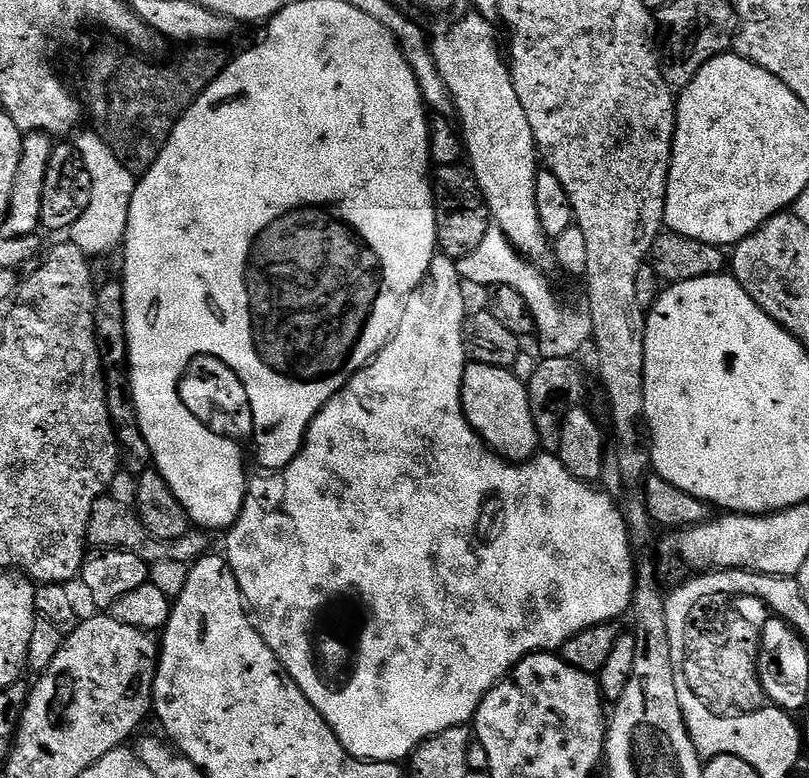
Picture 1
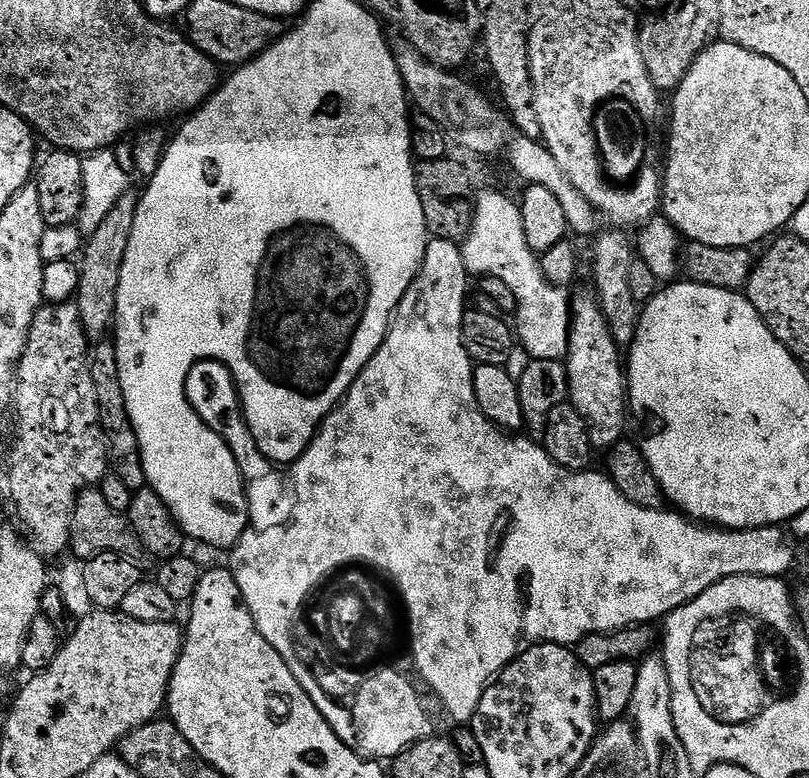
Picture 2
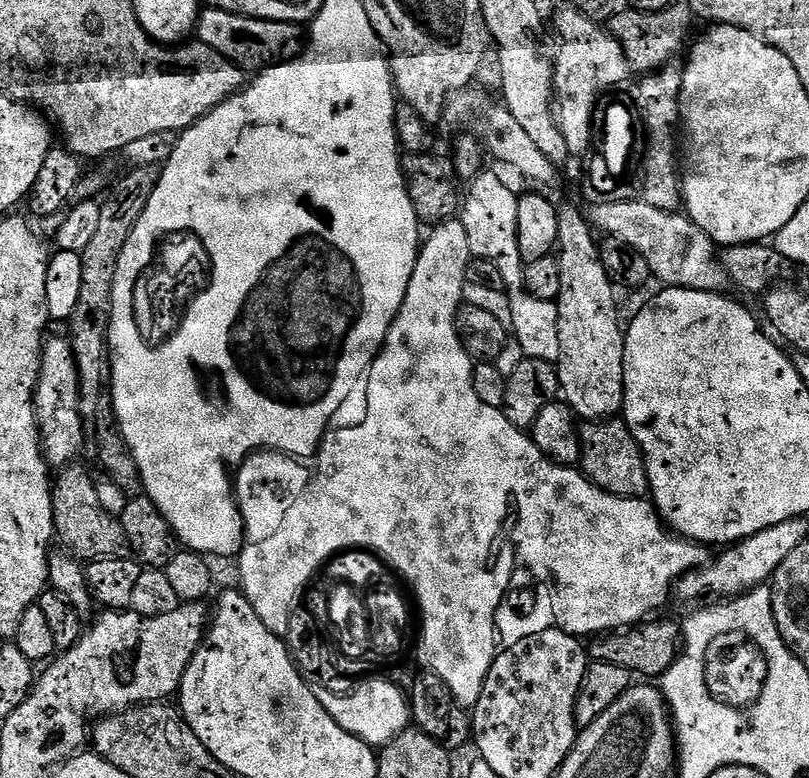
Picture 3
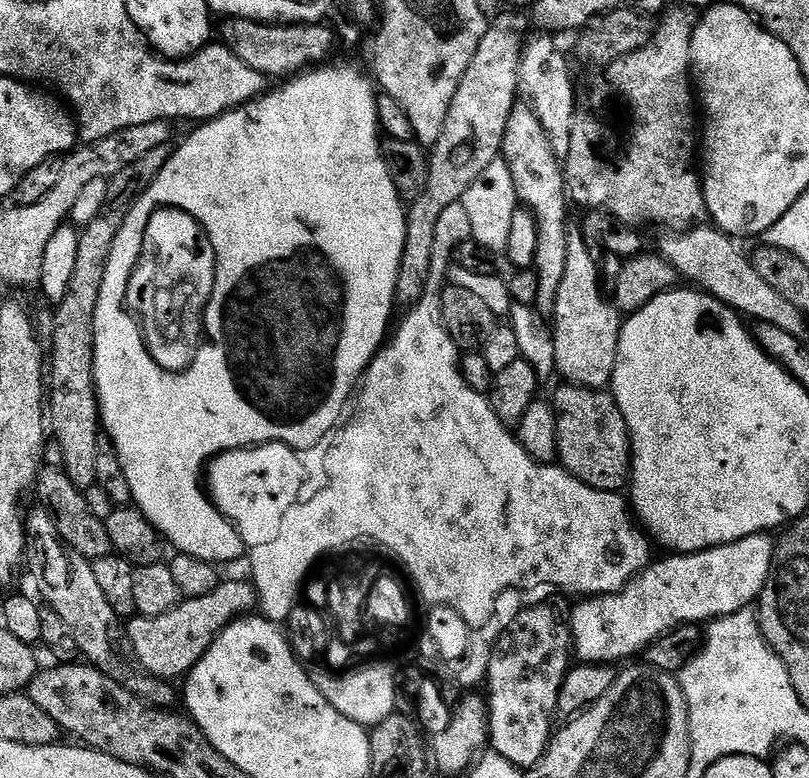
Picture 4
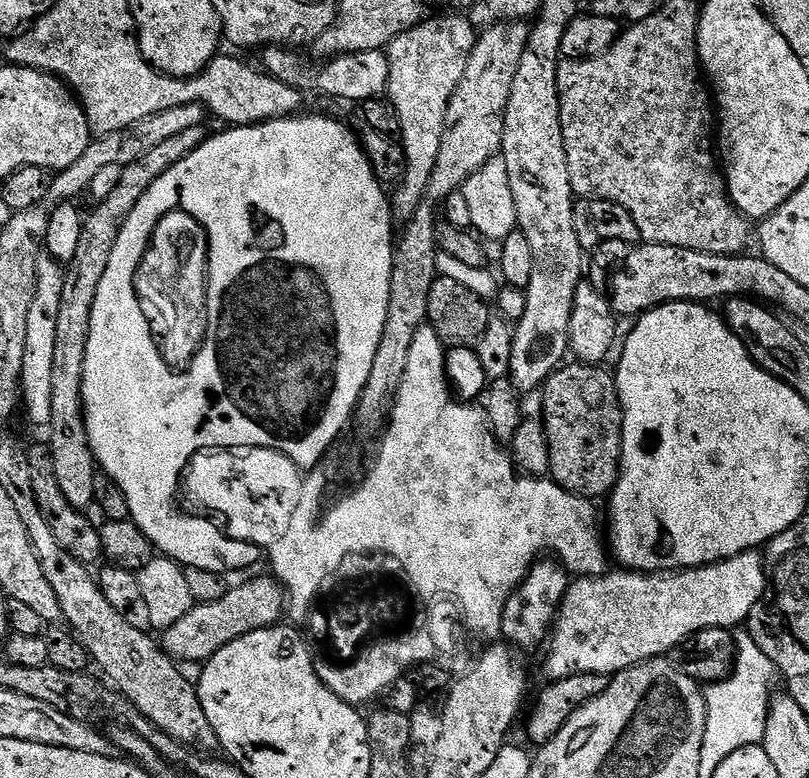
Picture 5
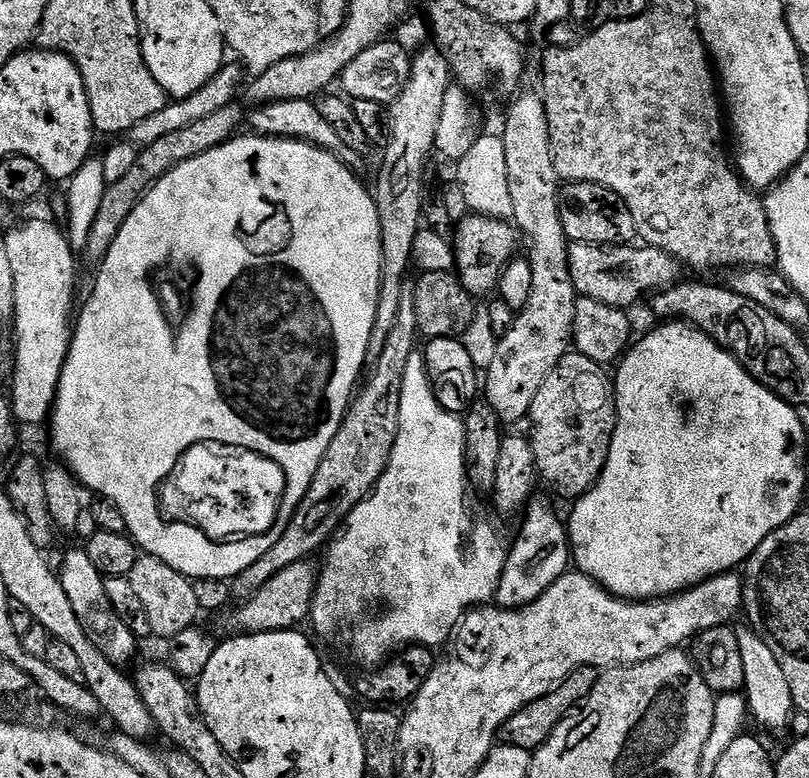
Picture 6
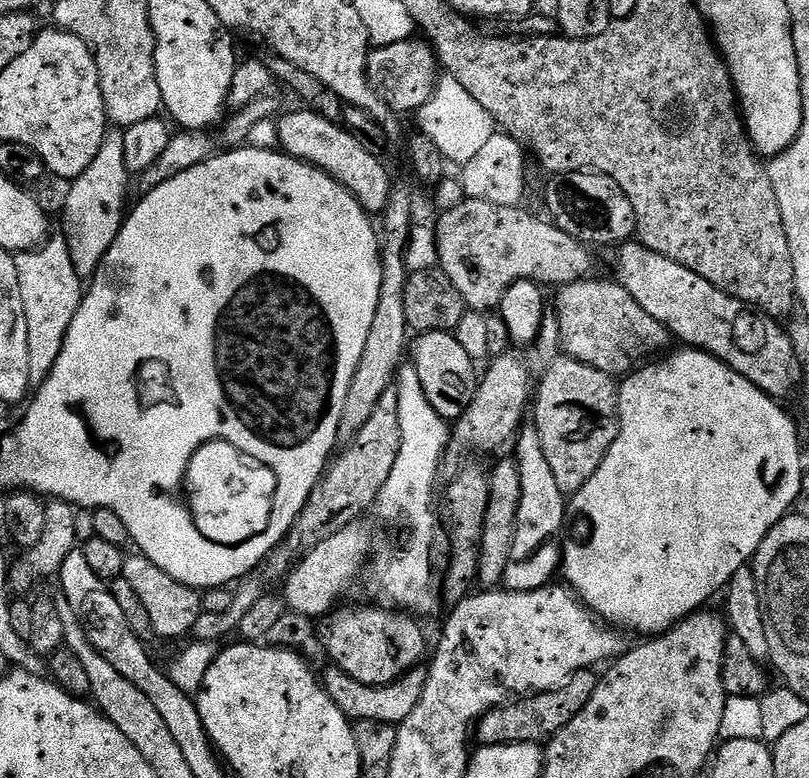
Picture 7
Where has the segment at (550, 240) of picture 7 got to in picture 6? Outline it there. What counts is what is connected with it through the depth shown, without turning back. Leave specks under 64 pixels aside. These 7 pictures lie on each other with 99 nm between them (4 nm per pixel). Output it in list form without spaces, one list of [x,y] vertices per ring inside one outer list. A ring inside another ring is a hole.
[[[469,214],[459,221],[455,225],[454,235],[455,271],[466,291],[476,298],[481,298],[487,292],[495,293],[506,266],[517,259],[520,242],[522,248],[521,233],[515,223],[507,219]],[[569,243],[570,274],[577,293],[585,300],[632,310],[643,296],[651,297],[681,283],[682,265],[679,260],[657,248],[636,247],[632,244]]]

